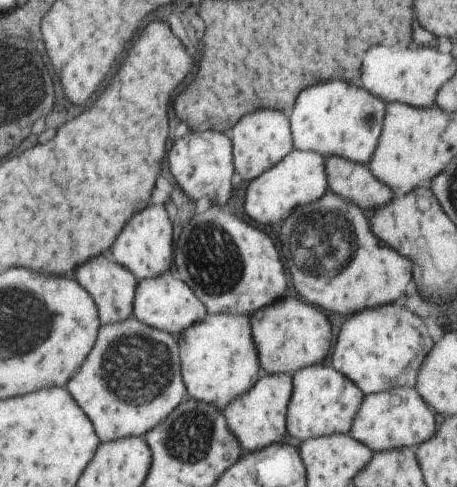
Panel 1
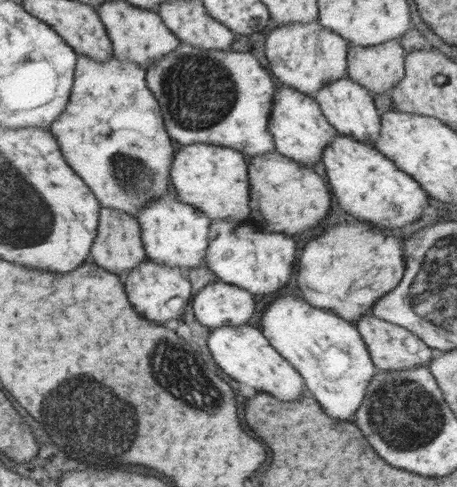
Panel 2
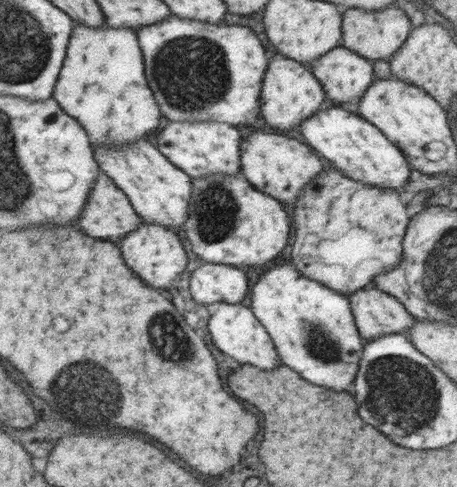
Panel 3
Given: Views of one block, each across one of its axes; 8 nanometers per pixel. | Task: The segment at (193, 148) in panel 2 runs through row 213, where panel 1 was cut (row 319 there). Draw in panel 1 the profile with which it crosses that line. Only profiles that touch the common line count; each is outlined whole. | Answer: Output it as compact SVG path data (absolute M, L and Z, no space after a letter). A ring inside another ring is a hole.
M207 314L203 322L197 322L179 334L179 360L181 378L187 386L187 396L199 402L207 402L223 410L235 398L245 394L259 380L257 356L251 340L249 318L239 314Z

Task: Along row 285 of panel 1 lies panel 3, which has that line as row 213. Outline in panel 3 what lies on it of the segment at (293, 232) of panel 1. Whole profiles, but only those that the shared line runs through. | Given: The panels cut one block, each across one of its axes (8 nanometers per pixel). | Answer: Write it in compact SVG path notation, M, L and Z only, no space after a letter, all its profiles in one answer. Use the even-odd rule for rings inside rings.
M327 164L327 168L299 192L299 198L295 200L295 208L291 208L291 212L295 224L291 262L311 280L321 280L321 284L339 290L345 296L351 296L381 272L393 270L401 264L401 238L403 232L407 232L405 224L409 218L407 208L399 200L399 194L391 188L365 186L363 182L355 182L355 178L347 176L343 170Z

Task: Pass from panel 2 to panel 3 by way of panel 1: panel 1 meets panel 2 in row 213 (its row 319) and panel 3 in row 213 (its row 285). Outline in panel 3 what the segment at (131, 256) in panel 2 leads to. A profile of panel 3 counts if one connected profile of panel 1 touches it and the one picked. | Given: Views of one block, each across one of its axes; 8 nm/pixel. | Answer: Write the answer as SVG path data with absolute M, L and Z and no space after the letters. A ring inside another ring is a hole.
M99 172L99 176L95 178L95 184L87 196L87 204L83 204L83 210L79 212L77 226L83 228L83 232L91 232L91 236L95 236L95 238L117 242L119 236L123 240L123 236L127 232L131 232L139 226L139 214L135 212L131 200L125 196L125 192L119 190L119 186L115 186L115 182L111 182L109 176Z

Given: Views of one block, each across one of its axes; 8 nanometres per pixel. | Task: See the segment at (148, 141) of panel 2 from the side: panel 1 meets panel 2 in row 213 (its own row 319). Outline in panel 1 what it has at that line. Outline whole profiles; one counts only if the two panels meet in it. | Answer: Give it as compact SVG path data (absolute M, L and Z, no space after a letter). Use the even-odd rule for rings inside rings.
M133 314L125 322L99 326L91 354L83 360L77 374L65 384L65 388L75 402L91 414L91 422L95 422L101 444L119 438L145 436L187 396L187 386L181 378L177 342L169 336L169 332L151 328L139 322Z

